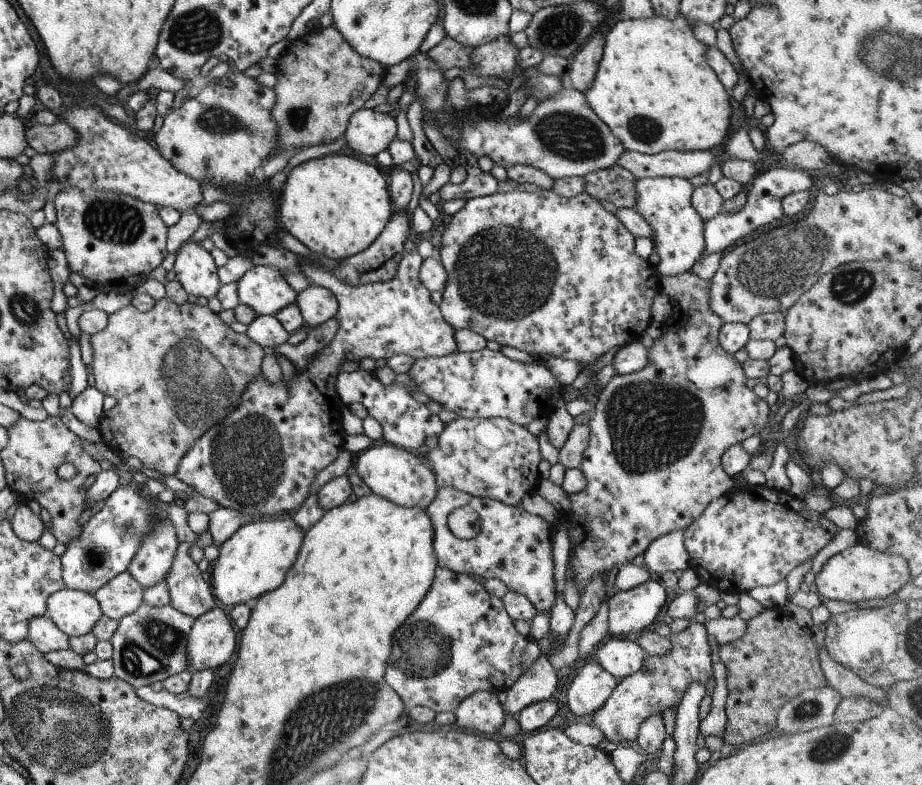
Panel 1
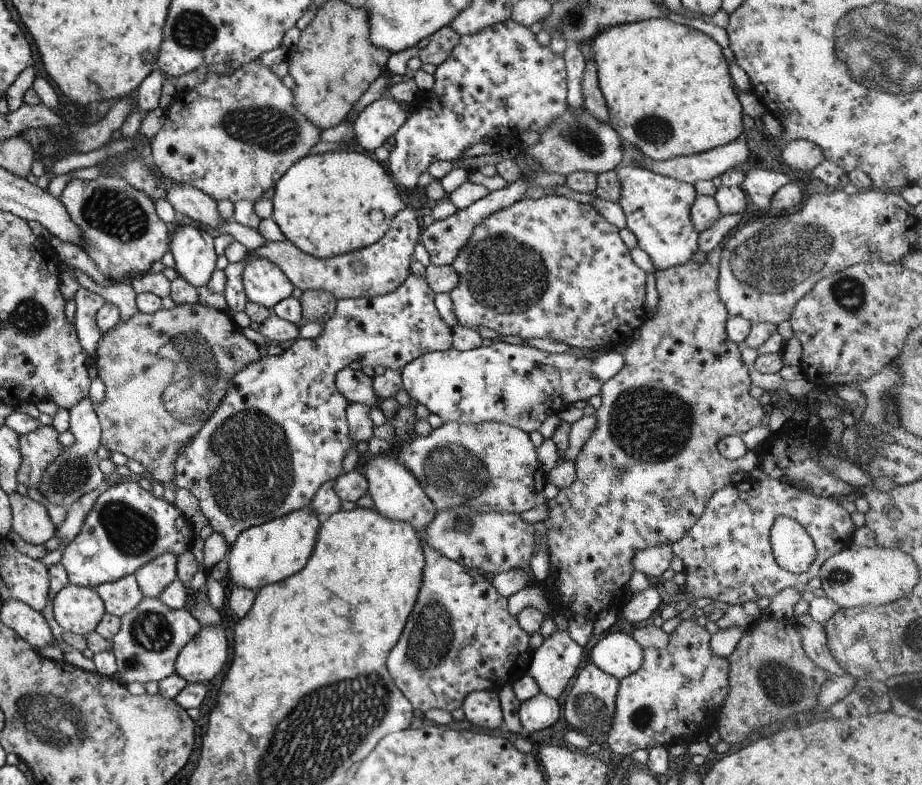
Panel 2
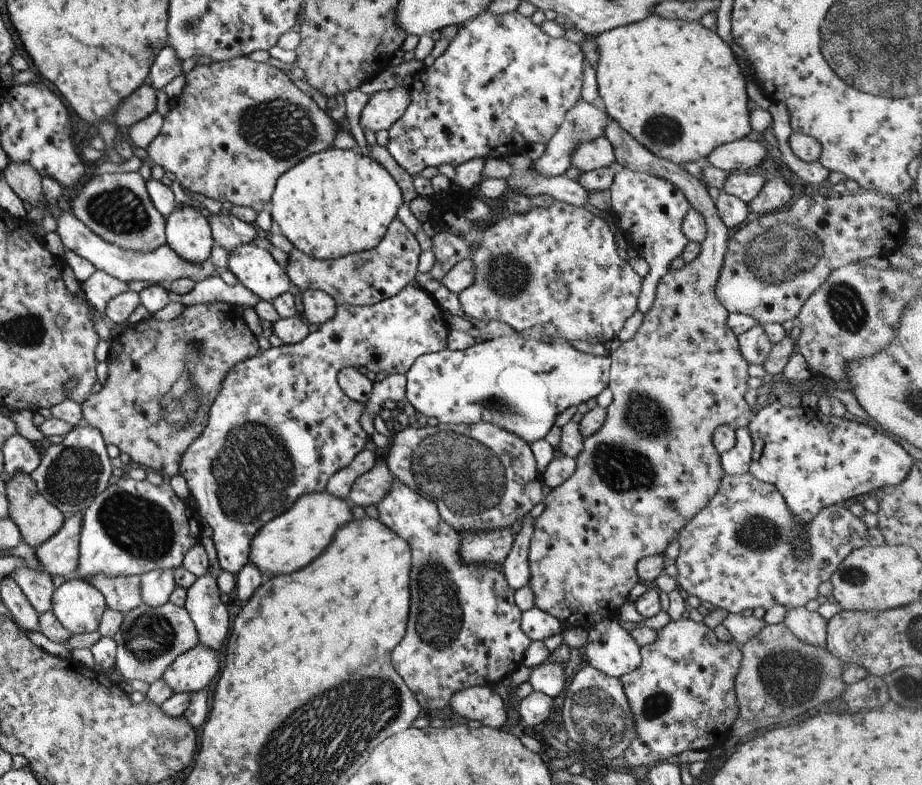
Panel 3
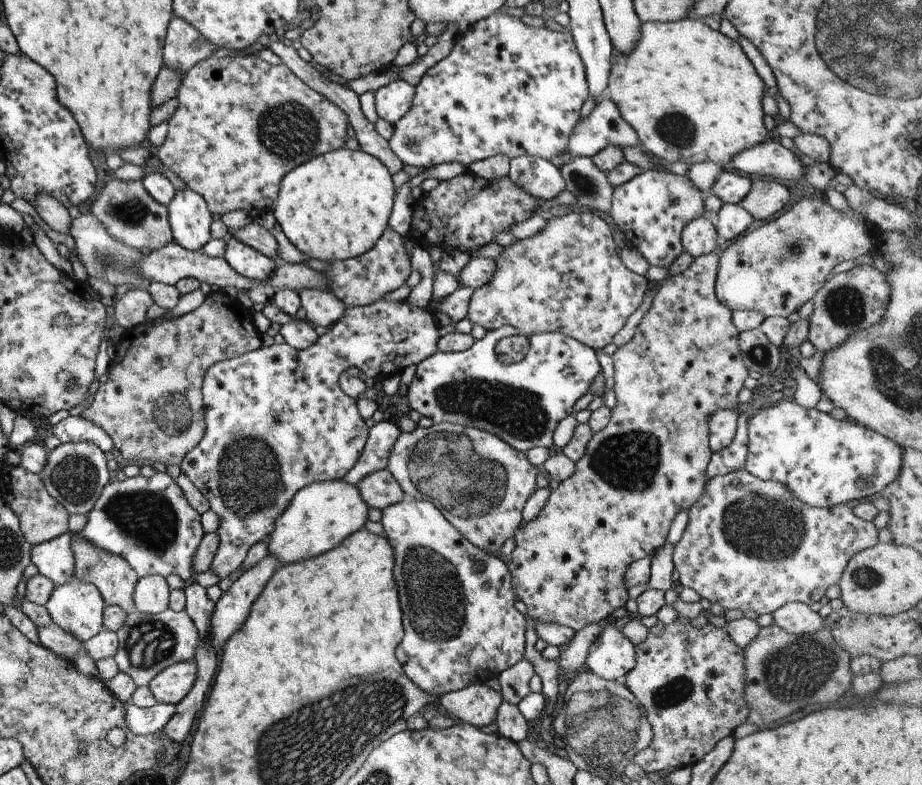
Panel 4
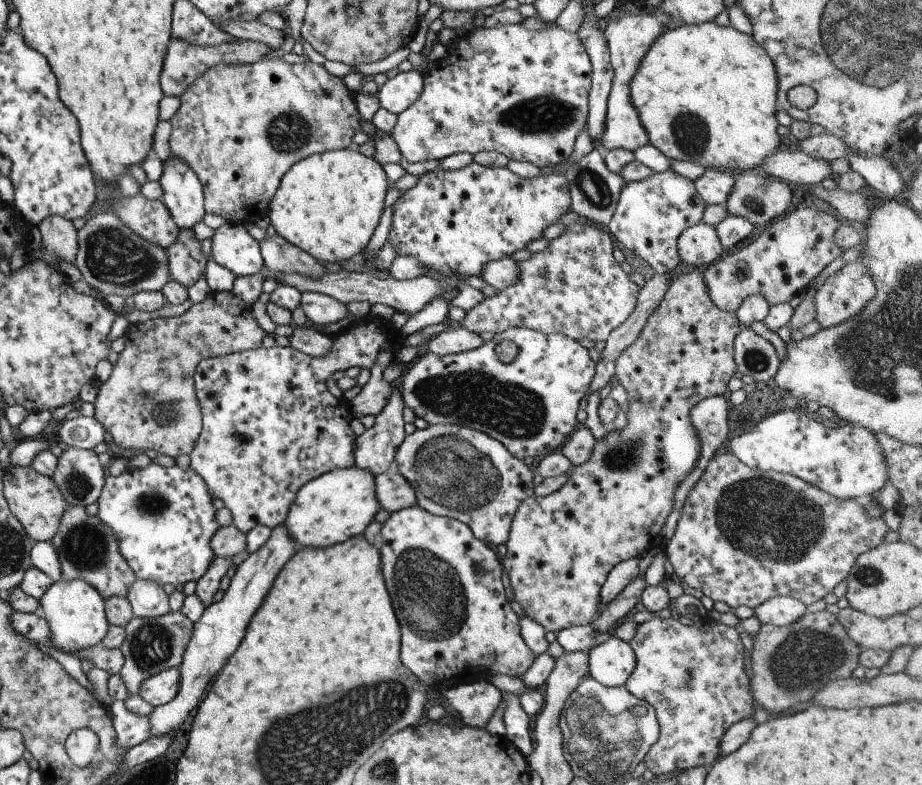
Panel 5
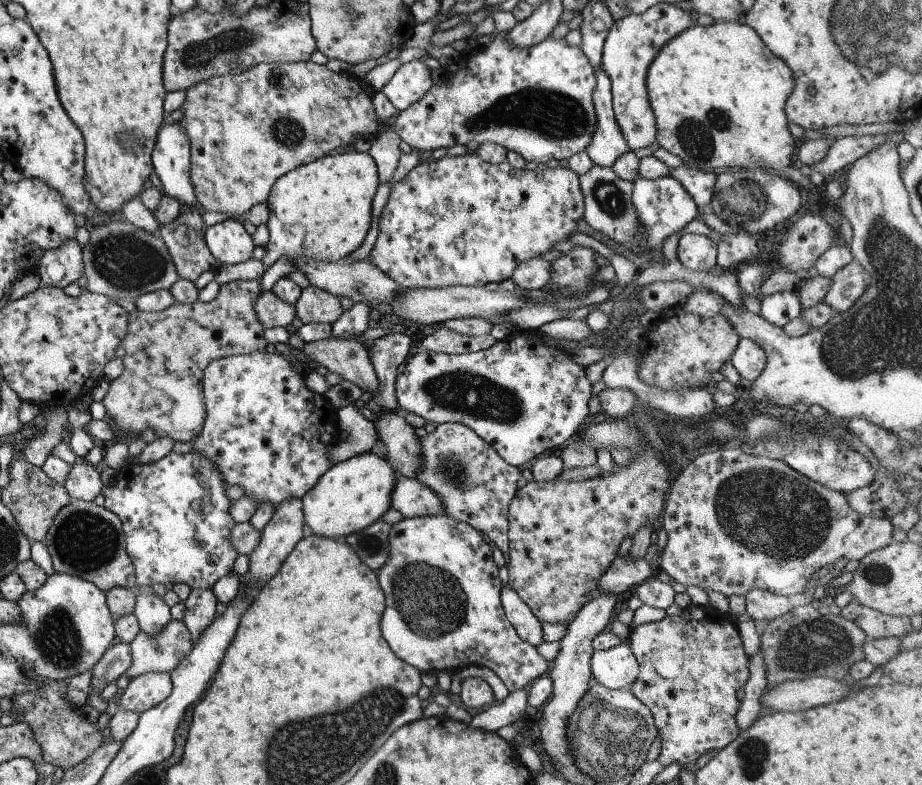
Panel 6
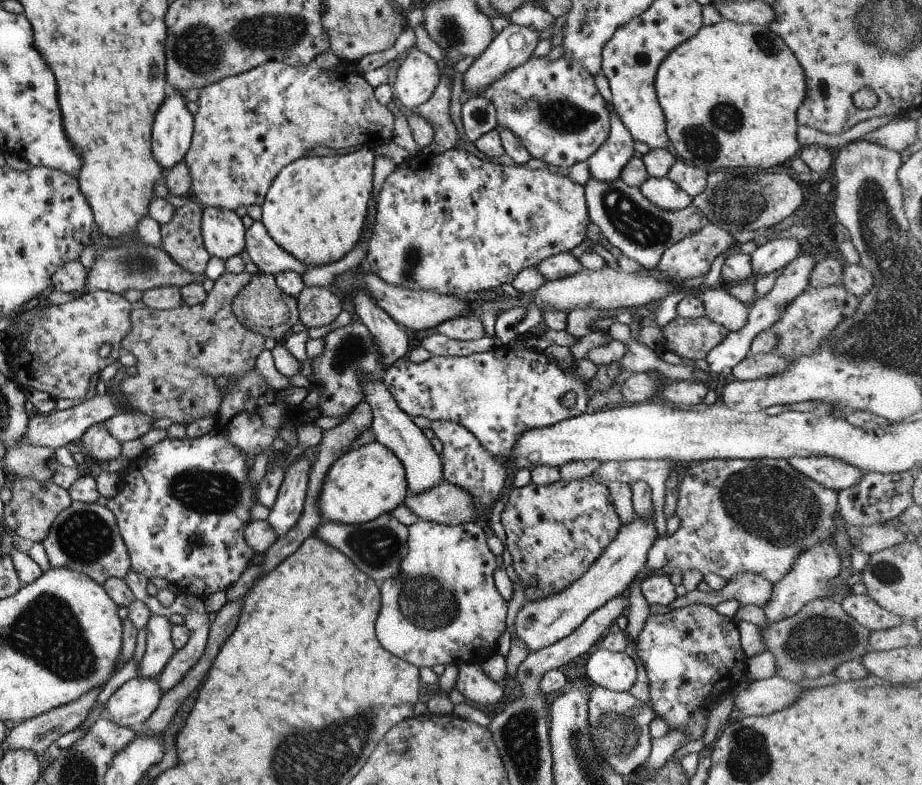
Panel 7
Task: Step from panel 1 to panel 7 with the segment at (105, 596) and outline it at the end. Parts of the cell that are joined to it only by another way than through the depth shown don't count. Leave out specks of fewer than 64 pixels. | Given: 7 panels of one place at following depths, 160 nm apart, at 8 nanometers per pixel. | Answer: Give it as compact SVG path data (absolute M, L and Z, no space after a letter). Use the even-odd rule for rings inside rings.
M73 501L61 510L51 522L49 532L41 544L50 567L82 573L101 586L107 578L123 579L130 570L130 561L119 535L115 516L106 507L95 502Z

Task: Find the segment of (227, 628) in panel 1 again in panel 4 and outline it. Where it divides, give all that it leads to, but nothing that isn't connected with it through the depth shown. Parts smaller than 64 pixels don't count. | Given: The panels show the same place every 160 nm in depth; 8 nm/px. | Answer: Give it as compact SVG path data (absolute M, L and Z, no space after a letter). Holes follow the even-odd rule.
M194 661L172 664L158 672L147 684L157 703L176 705L196 679Z

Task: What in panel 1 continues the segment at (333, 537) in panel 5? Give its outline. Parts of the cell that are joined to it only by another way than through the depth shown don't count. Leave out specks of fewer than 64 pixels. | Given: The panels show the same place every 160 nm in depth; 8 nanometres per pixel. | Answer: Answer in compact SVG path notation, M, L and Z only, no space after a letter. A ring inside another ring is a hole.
M289 514L245 522L219 545L218 557L209 569L212 595L221 604L233 606L251 604L260 594L275 590L293 564L303 535Z

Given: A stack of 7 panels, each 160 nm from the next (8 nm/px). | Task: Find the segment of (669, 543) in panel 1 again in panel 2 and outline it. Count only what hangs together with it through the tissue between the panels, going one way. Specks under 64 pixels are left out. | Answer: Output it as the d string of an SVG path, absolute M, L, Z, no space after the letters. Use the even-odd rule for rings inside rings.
M670 545L649 547L635 554L632 568L644 574L649 581L656 581L669 568L672 556Z

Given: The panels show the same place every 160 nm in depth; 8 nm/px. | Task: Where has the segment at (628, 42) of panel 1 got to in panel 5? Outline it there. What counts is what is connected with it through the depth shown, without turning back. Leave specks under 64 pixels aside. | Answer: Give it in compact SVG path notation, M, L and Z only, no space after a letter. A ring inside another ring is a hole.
M707 21L704 23L697 23L692 25L683 25L677 27L673 30L665 29L655 40L649 45L645 56L640 60L640 63L637 67L637 72L633 75L633 78L630 82L630 101L631 104L635 107L637 111L641 126L645 129L647 133L647 138L649 144L653 145L659 152L663 153L663 156L666 156L669 160L678 160L685 162L692 162L698 165L701 165L704 169L721 169L722 171L740 171L740 170L749 170L753 168L758 168L762 166L763 159L772 155L775 151L777 151L777 147L779 146L779 135L777 135L777 120L775 119L775 114L778 111L778 106L776 104L776 92L778 91L778 80L777 75L772 63L772 60L769 58L769 55L760 47L760 44L757 44L751 35L739 32L735 30L731 25L728 26L718 26L715 21Z

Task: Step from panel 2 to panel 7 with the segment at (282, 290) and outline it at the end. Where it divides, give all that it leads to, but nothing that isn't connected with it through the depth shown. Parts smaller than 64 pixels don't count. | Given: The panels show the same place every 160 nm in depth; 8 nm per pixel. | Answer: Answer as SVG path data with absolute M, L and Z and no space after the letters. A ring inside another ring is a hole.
M203 208L201 214L201 238L209 257L225 262L244 251L245 229L239 217L225 208Z

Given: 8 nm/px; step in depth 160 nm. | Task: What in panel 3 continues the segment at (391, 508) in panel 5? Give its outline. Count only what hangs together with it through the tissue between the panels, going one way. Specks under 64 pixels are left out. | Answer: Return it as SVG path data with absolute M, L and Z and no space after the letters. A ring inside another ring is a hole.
M375 464L365 474L359 475L348 492L347 500L352 505L361 507L374 506L391 490L393 476L386 464Z

